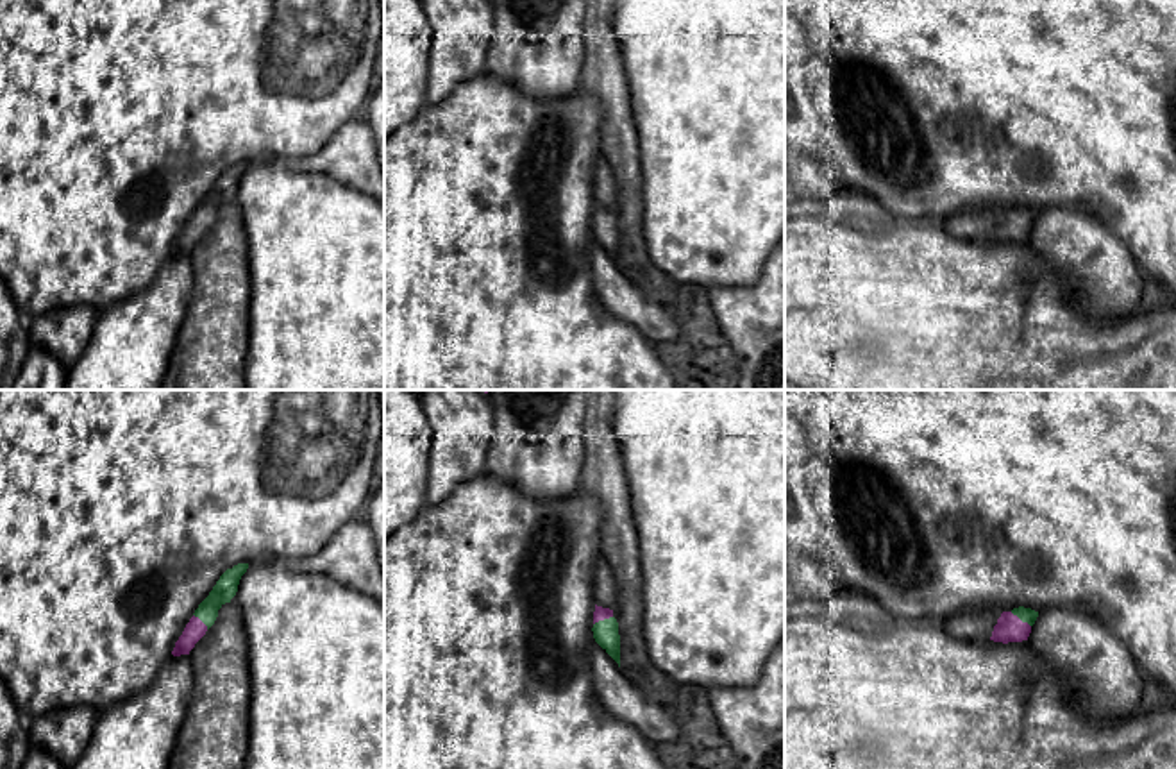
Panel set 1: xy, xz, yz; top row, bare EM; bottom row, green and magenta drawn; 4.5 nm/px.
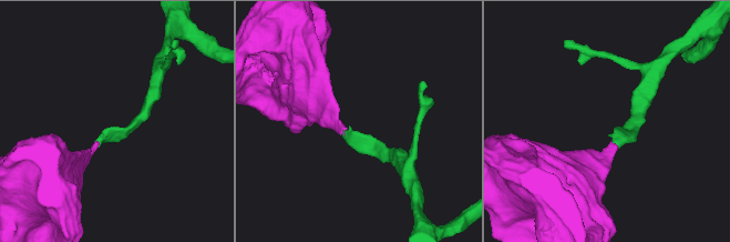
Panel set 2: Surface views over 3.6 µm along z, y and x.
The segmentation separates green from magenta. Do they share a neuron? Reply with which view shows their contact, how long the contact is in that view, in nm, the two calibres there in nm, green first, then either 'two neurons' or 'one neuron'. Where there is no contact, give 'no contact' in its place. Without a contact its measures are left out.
contact in yz; length 120 nm; calibres 70 and 120 nm; one neuron

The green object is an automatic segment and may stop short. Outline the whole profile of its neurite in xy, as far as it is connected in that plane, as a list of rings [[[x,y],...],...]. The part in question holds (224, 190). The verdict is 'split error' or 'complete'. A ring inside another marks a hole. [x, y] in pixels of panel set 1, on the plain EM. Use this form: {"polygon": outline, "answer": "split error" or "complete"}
{"polygon": [[[238,163],[220,175],[209,195],[198,204],[182,234],[175,241],[175,247],[172,250],[173,256],[189,254],[195,243],[214,224],[218,209],[225,202],[231,202],[231,199],[236,195],[239,179],[247,168],[248,163]]], "answer": "split error"}

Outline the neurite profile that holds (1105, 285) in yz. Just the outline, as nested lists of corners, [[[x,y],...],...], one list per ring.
[[[1078,207],[1038,213],[1029,245],[1069,279],[1069,304],[1087,318],[1117,322],[1137,315],[1144,277],[1121,238]]]

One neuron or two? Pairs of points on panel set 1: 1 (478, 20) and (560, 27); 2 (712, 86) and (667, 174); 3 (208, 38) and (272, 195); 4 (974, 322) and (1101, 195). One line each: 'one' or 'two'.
1: two
2: one
3: two
4: two

